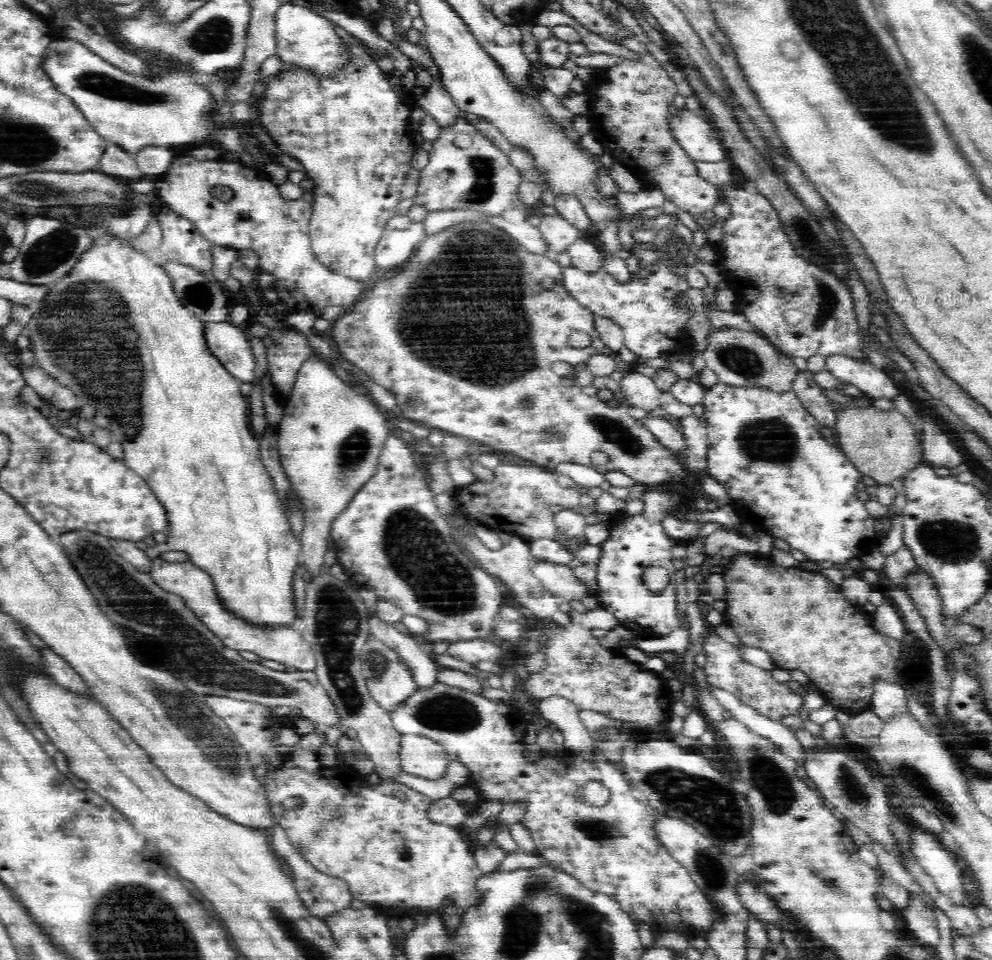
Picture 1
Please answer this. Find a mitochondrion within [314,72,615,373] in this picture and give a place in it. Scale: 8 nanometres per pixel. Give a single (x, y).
(482, 188)

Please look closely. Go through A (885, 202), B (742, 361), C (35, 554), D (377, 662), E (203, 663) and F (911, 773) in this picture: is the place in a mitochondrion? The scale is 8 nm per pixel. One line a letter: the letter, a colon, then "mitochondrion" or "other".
A: other
B: mitochondrion
C: other
D: mitochondrion
E: mitochondrion
F: mitochondrion

